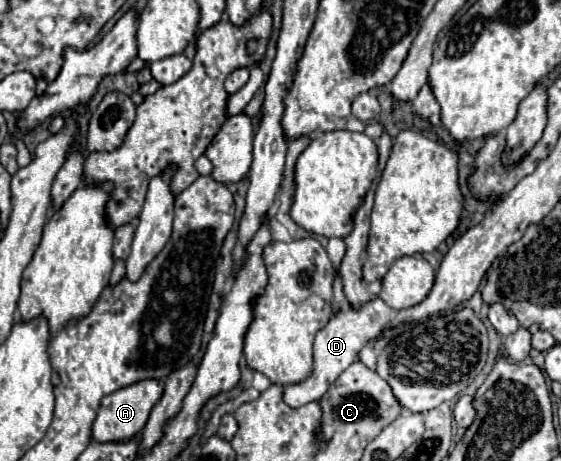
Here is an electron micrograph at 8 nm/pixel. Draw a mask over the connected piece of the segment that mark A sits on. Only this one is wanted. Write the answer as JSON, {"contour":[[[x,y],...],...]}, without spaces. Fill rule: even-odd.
{"contour":[[[146,379],[146,381],[134,383],[132,387],[124,387],[120,391],[114,391],[114,393],[106,395],[100,403],[98,417],[92,425],[92,439],[100,441],[100,443],[122,443],[122,441],[134,439],[134,435],[144,429],[144,425],[150,417],[150,411],[158,403],[162,393],[164,393],[162,381]]]}

